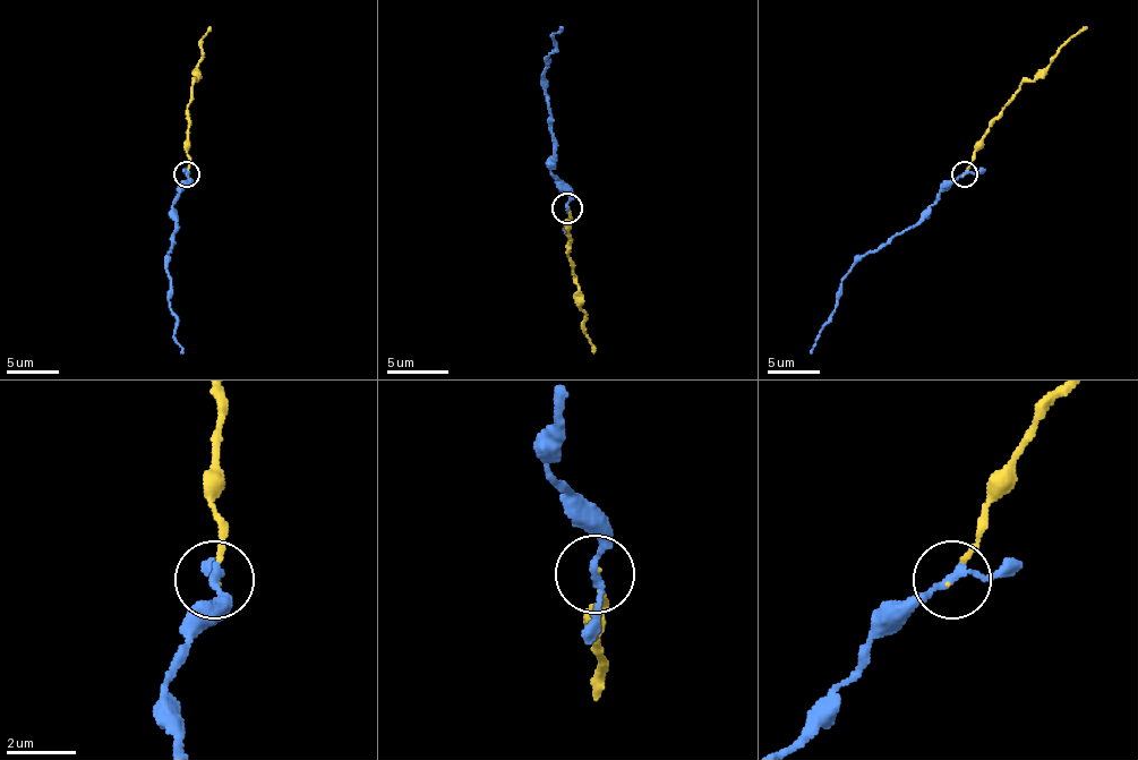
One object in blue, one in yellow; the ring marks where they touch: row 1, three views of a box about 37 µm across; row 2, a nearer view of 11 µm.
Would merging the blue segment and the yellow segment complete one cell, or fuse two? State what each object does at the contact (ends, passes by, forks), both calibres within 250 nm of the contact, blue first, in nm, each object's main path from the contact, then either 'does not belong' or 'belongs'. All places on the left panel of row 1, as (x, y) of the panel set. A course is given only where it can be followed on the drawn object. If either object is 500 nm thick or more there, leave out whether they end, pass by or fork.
blue passes by | yellow ends | 190/70 nm | blue via (188, 173), (188, 184), (172, 210), (174, 241), (167, 267), (180, 353) | yellow via (188, 176), (188, 103), (195, 82), (200, 41), (211, 27) | belongs

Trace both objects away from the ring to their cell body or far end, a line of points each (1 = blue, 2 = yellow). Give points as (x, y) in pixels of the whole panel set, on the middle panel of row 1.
1: (568, 207), (568, 193), (549, 168), (553, 118), (544, 75), (558, 26)
2: (568, 207), (568, 257), (578, 279), (583, 334), (596, 352)

